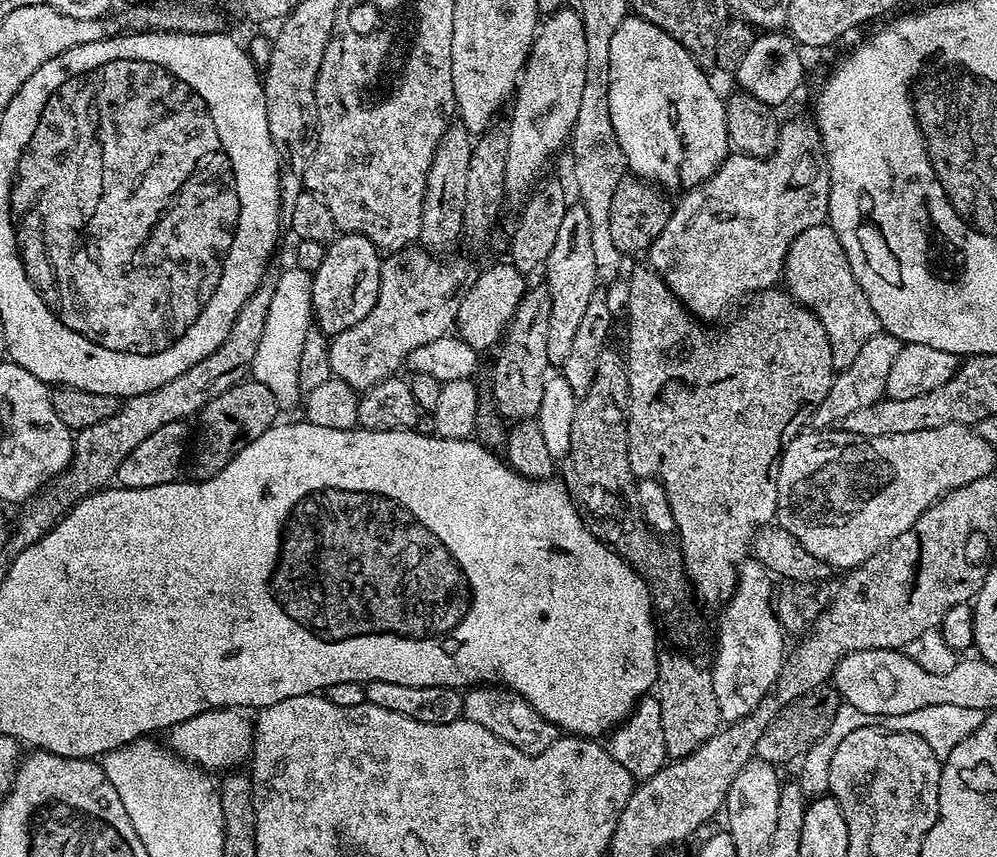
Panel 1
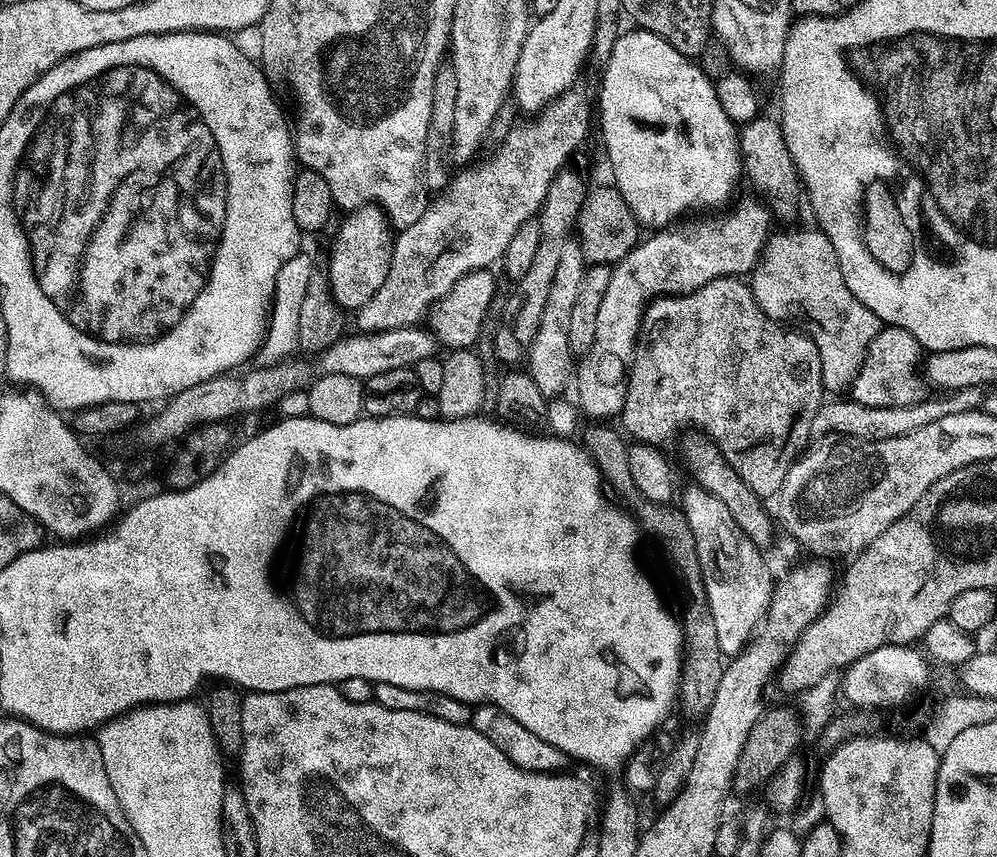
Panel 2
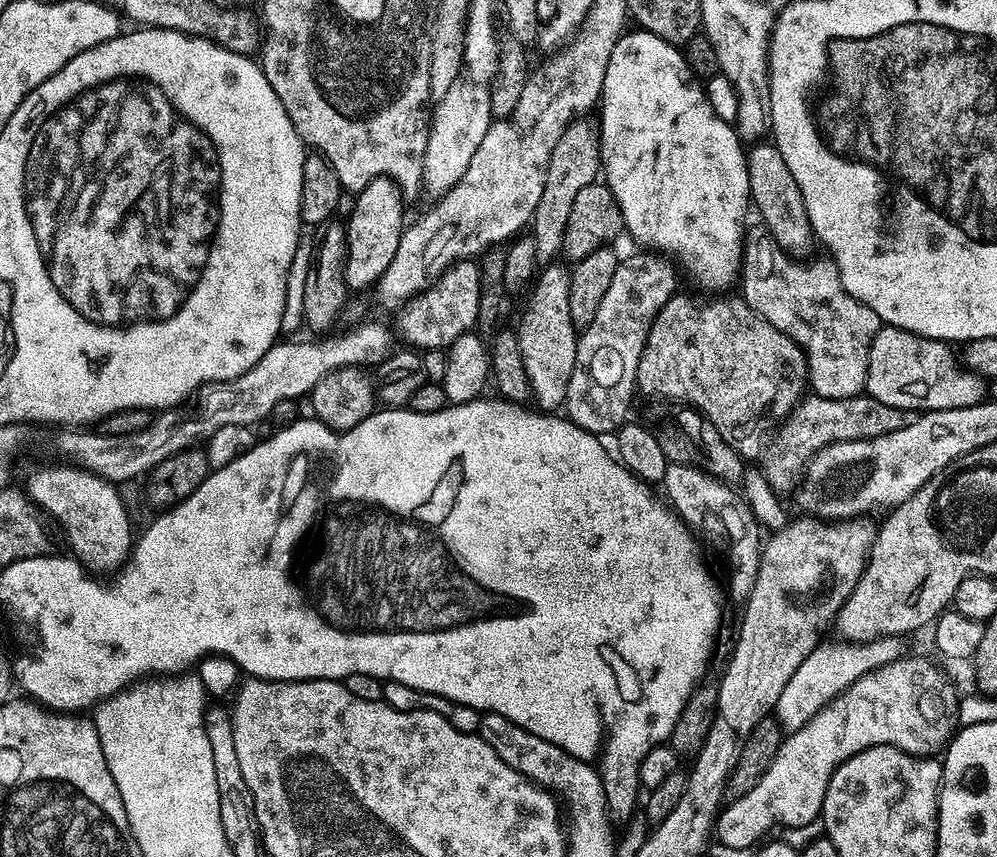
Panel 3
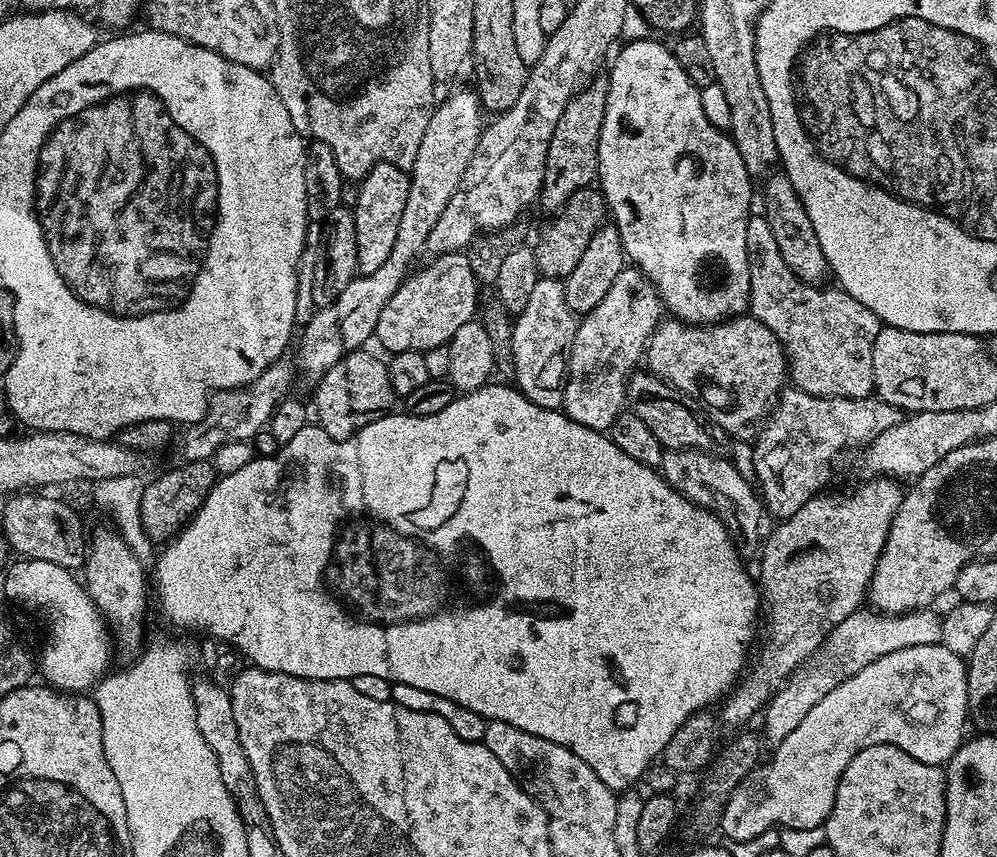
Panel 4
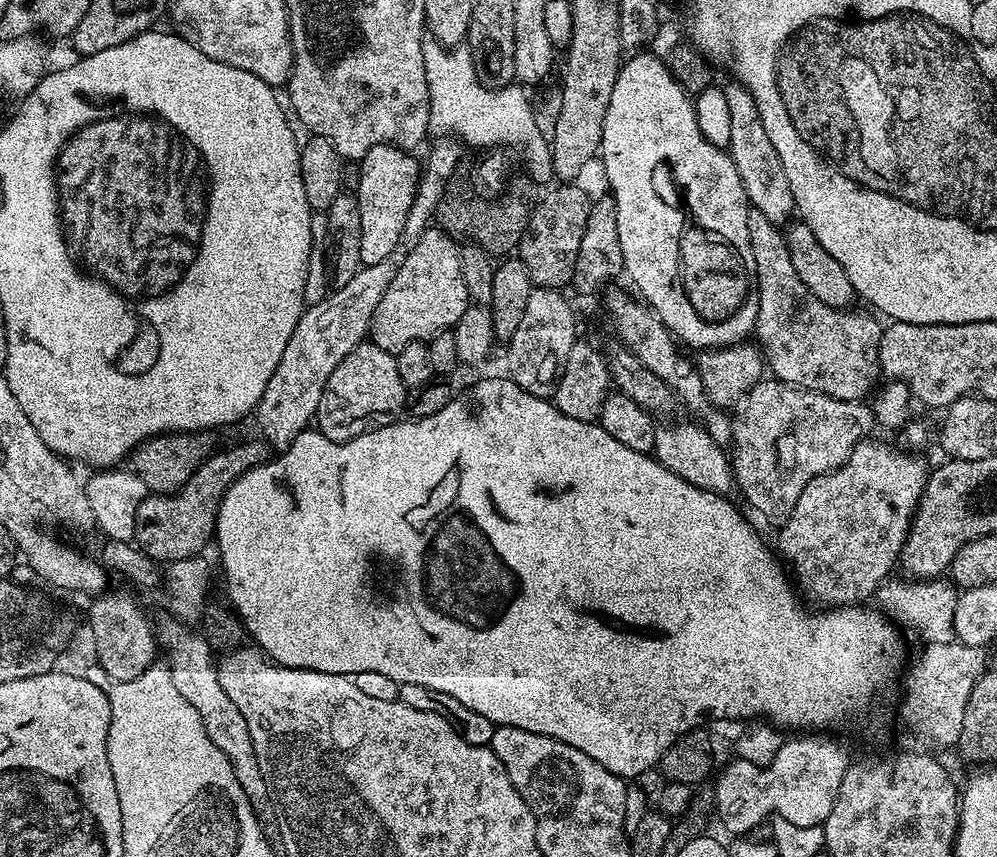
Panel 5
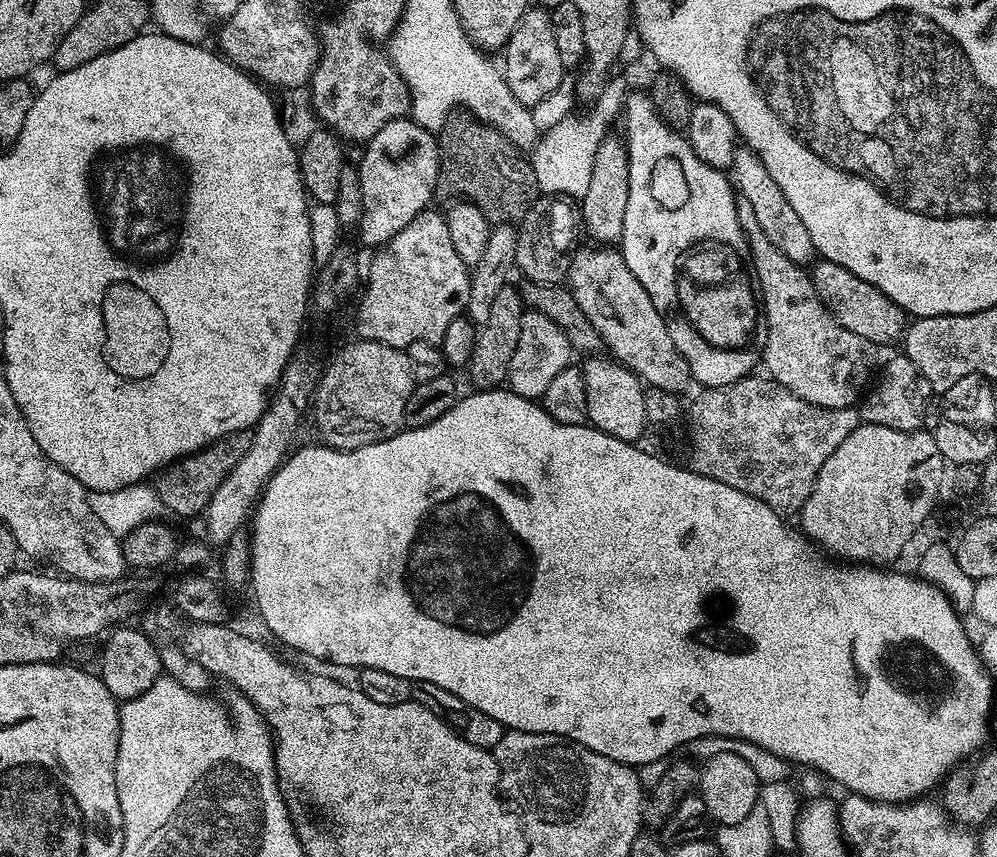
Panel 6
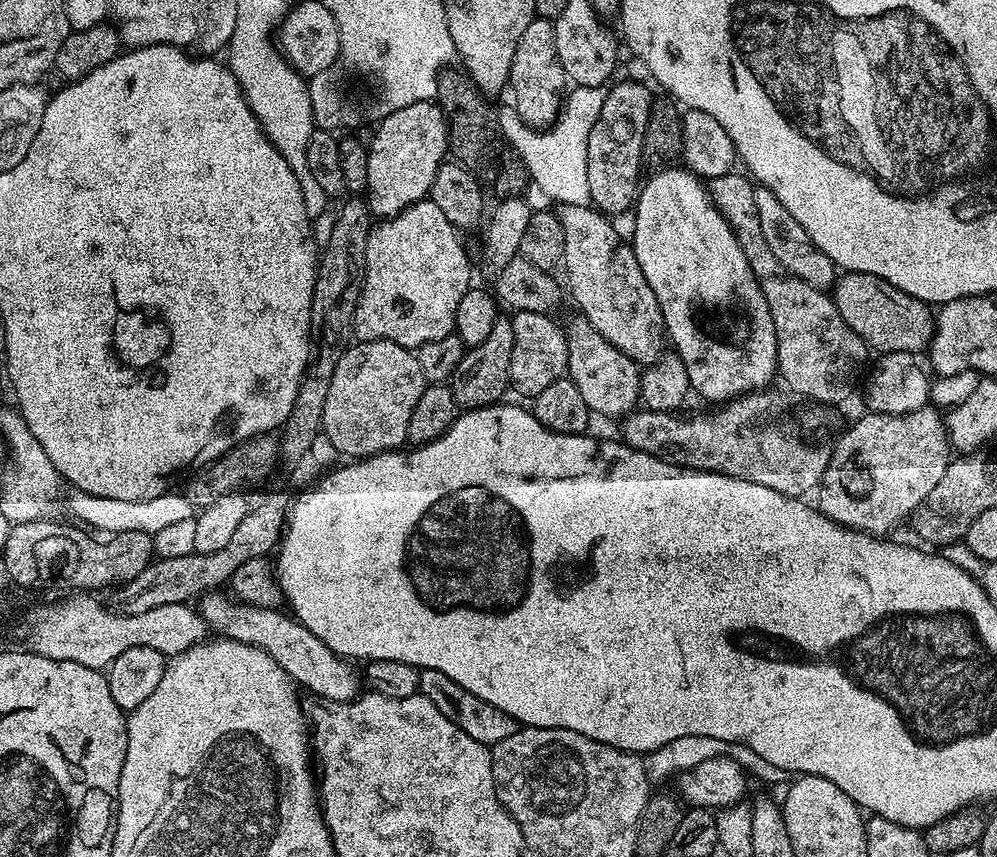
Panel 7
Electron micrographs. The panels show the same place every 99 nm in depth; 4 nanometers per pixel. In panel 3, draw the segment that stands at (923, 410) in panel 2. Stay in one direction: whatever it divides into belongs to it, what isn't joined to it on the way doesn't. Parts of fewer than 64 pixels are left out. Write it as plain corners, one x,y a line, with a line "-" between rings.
812,394
800,401
788,419
780,425
774,439
762,457
762,471
777,494
791,493
795,489
807,463
827,444
843,440
869,440
882,434
894,434
902,426
910,426
917,413
905,408
886,406
872,396
861,394
835,400

